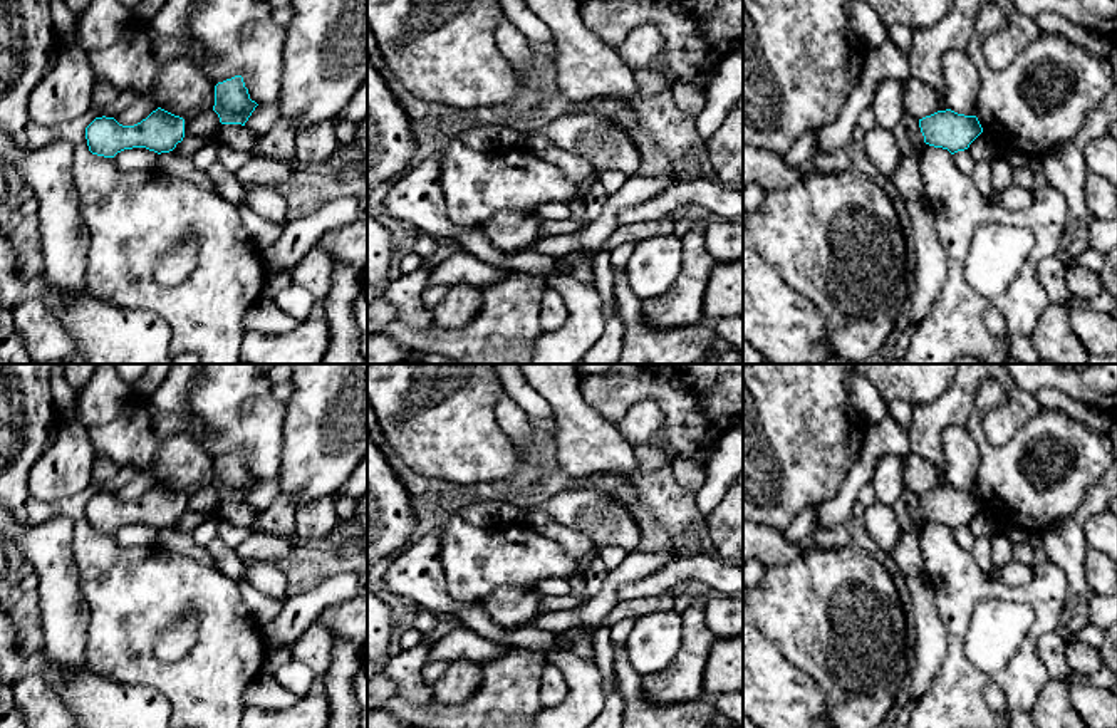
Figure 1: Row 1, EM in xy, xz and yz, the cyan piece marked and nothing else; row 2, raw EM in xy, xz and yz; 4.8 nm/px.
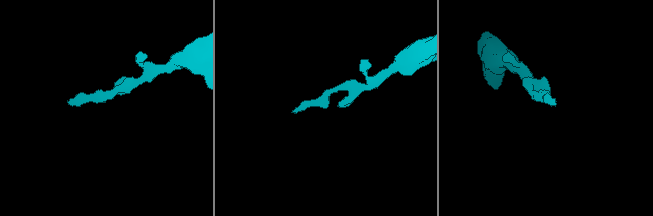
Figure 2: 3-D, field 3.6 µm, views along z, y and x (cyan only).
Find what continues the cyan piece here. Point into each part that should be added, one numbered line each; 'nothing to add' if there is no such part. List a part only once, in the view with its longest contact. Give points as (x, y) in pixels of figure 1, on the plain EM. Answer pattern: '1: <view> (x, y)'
nothing to add

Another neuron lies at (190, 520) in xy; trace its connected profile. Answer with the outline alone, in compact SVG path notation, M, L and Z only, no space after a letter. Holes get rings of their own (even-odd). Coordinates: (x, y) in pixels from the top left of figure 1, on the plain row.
M184 510L183 517L176 520L173 528L179 532L193 532L200 523L206 520L220 520L220 512L215 510L203 513L203 512Z

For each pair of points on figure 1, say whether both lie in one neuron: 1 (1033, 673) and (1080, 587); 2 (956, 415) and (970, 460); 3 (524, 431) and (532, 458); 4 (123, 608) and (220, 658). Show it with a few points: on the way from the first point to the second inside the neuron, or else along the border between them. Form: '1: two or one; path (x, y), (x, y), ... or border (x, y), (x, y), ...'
1: two; border (1067, 591), (1064, 613), (1055, 629)
2: two; border (965, 426), (950, 426), (945, 431), (945, 465)
3: two; border (539, 448), (522, 452)
4: one; path (156, 596), (195, 596), (220, 624)

